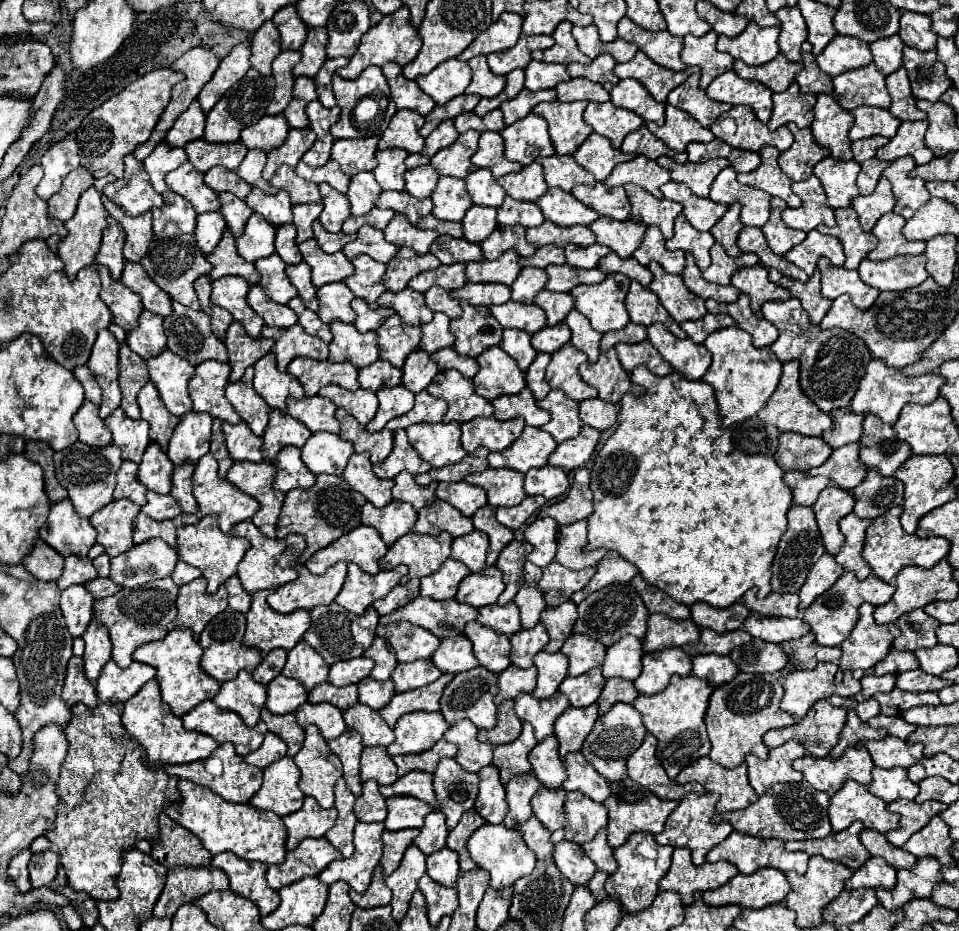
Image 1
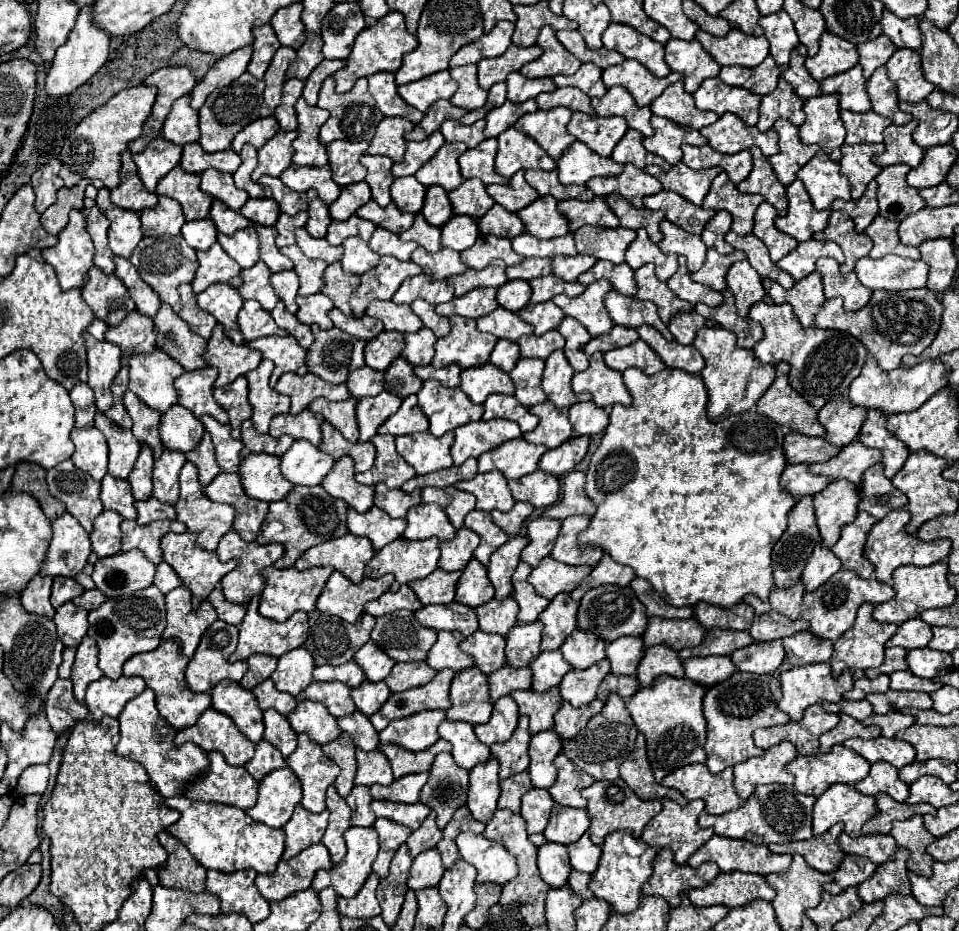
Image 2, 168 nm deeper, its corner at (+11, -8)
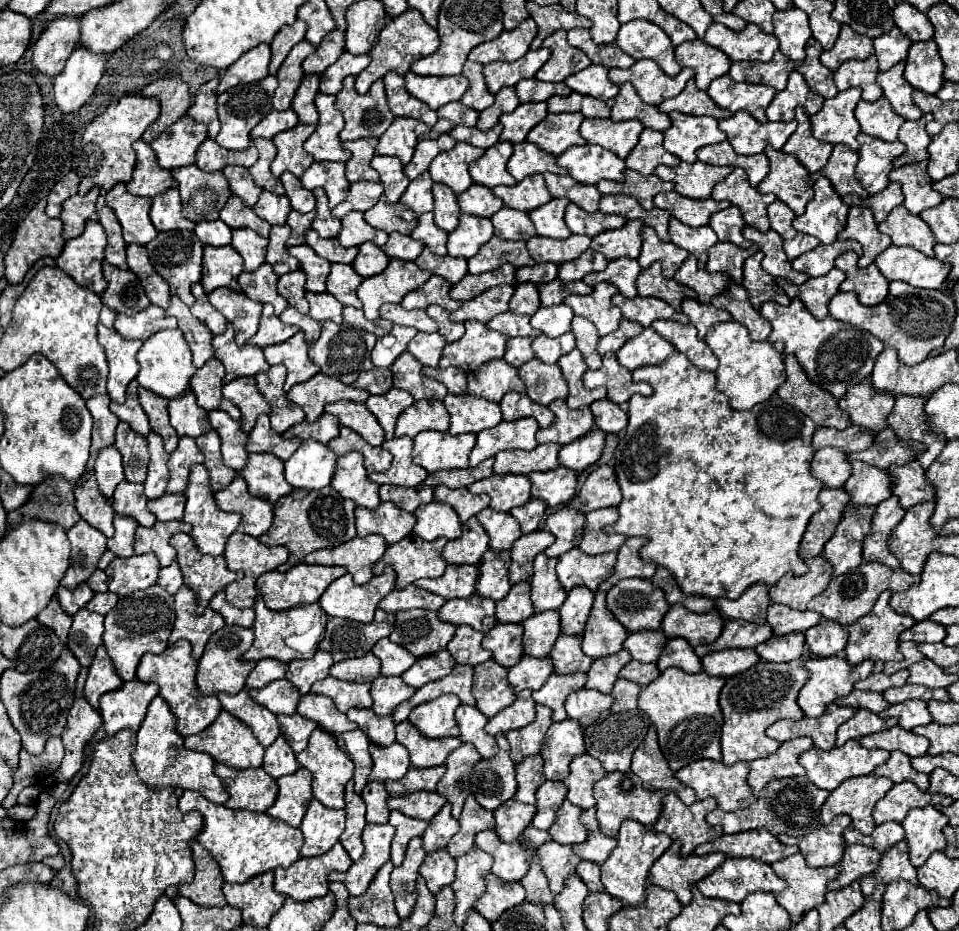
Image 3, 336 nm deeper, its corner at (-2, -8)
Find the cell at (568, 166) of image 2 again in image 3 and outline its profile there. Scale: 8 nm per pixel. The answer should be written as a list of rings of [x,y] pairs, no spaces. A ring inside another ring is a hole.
[[[584,144],[584,146],[572,146],[564,154],[556,158],[558,166],[566,168],[568,174],[584,184],[598,184],[600,180],[622,180],[624,178],[624,160],[620,160],[616,154],[610,154],[610,150]]]

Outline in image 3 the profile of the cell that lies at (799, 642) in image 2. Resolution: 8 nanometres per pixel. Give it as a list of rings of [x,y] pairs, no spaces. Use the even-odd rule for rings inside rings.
[[[822,620],[818,626],[806,630],[806,644],[820,658],[836,656],[846,646],[846,630],[838,622]]]

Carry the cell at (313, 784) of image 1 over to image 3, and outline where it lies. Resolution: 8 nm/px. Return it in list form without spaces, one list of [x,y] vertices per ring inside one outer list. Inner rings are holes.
[[[316,728],[312,732],[312,736],[310,736],[308,746],[300,754],[296,754],[296,758],[298,758],[300,766],[304,766],[304,768],[308,768],[312,772],[314,798],[320,800],[328,808],[344,808],[344,786],[354,774],[354,764],[346,756],[346,752],[338,748],[336,738],[332,734],[326,734],[324,730]]]

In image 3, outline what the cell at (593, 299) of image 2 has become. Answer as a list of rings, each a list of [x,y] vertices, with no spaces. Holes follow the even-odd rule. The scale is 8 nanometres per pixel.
[[[602,282],[594,286],[594,292],[588,296],[568,296],[564,304],[568,304],[576,316],[588,318],[600,332],[606,336],[614,332],[622,320],[620,310],[612,304],[612,296],[618,292],[614,284]]]

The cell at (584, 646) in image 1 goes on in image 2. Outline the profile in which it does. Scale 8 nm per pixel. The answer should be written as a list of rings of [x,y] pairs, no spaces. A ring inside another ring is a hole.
[[[573,630],[559,650],[573,670],[585,670],[605,658],[605,642],[583,630]]]

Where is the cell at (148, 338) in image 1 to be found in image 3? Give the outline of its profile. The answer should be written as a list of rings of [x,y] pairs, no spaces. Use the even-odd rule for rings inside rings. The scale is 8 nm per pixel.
[[[148,306],[146,310],[126,316],[126,314],[116,314],[114,328],[124,336],[124,338],[140,338],[146,340],[152,334],[164,330],[164,328],[176,328],[176,318],[166,316],[166,312],[158,306]]]

